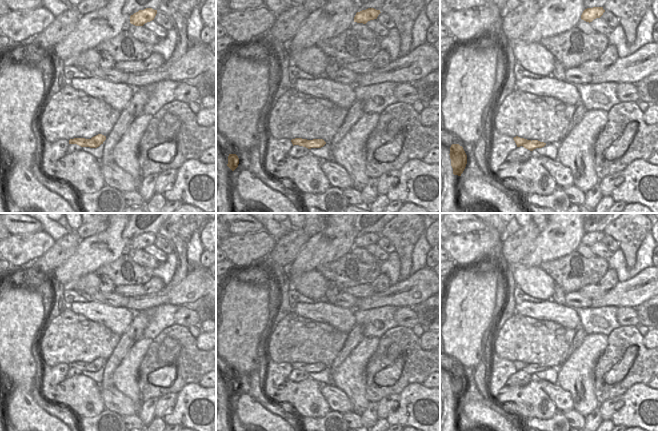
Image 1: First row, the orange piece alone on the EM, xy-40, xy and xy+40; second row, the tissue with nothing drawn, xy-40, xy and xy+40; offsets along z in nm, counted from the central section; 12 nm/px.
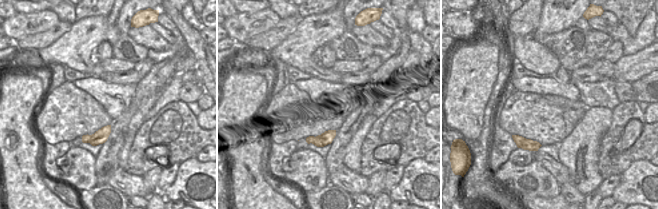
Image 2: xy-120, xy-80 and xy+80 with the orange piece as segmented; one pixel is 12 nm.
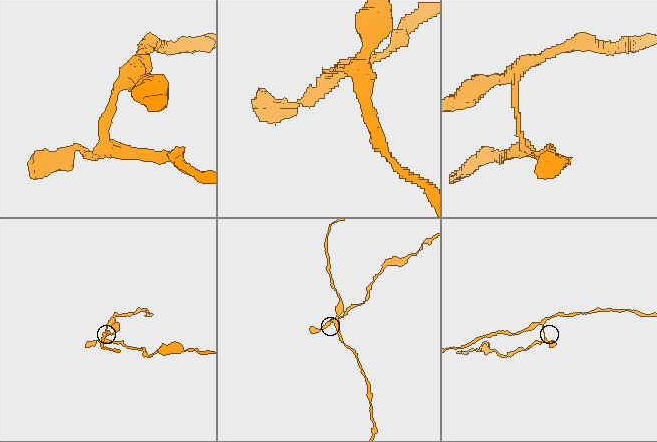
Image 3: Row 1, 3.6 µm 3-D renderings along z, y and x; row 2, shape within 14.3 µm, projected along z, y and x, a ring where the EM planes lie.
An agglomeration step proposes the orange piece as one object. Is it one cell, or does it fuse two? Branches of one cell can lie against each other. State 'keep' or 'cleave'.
cleave

